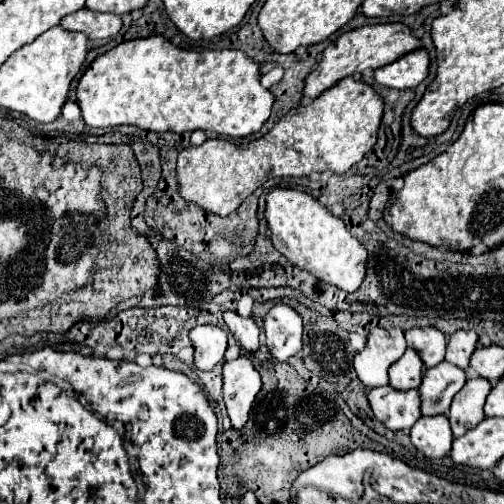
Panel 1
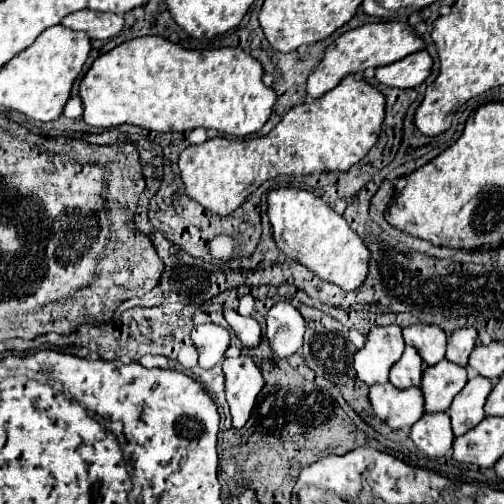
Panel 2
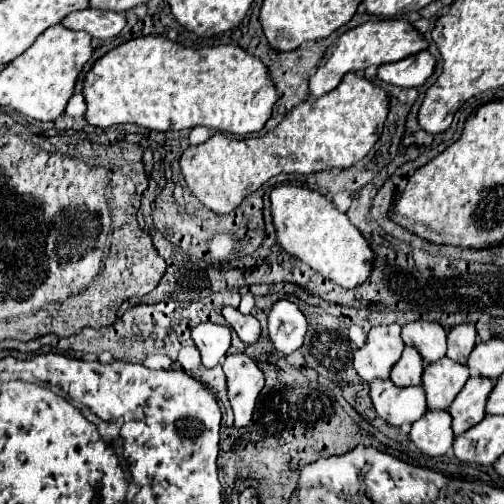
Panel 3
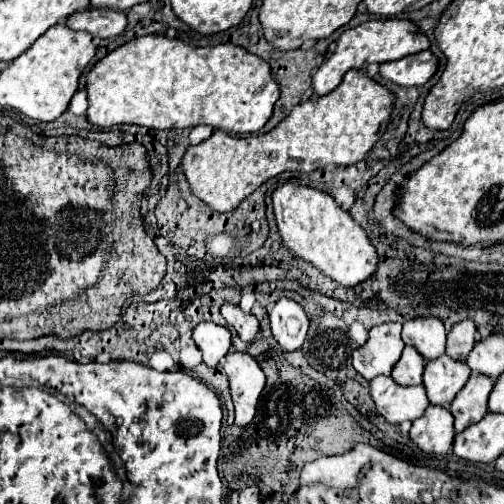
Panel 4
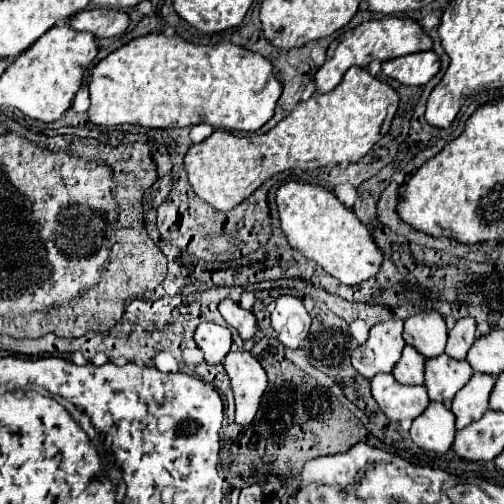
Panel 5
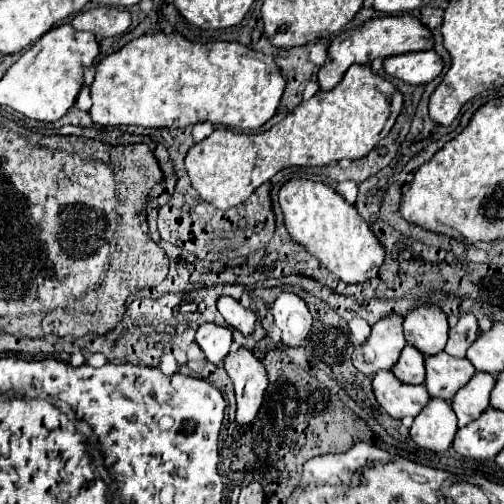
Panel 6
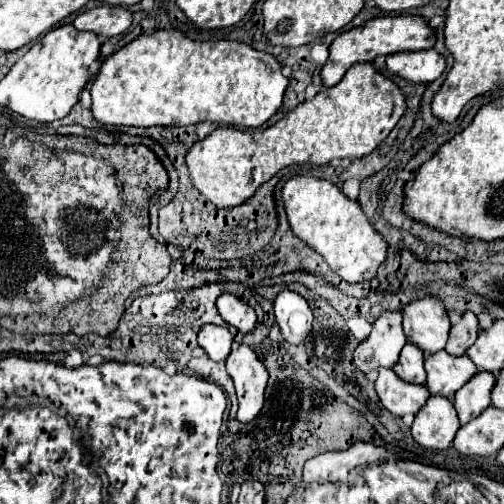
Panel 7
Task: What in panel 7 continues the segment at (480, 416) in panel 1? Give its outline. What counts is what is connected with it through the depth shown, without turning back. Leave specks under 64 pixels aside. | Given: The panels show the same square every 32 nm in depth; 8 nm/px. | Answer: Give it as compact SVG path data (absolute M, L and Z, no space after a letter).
M476 372L460 392L454 396L454 406L460 418L460 424L468 424L472 418L480 416L482 410L490 406L490 392L494 388L494 376L490 372Z

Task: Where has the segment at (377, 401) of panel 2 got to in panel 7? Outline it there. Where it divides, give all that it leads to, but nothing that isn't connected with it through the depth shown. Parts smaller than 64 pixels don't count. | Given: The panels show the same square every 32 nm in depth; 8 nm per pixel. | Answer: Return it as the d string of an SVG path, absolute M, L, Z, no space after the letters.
M380 368L376 392L382 404L396 416L404 416L408 412L416 414L430 396L426 384L408 384L400 380L392 368Z

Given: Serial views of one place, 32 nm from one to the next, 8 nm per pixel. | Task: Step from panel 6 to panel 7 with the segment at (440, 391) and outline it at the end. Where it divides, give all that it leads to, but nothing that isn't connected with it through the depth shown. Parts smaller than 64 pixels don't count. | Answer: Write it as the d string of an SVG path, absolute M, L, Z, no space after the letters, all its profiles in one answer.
M440 350L426 358L426 386L432 394L452 398L454 392L476 374L476 370L478 368L468 356L450 356L446 350Z

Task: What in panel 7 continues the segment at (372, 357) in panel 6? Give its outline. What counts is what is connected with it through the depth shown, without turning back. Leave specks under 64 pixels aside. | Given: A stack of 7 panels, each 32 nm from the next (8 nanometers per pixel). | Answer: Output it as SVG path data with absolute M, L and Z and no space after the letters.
M384 310L370 336L358 344L354 352L354 362L362 372L392 368L404 348L406 338L402 332L402 314L398 310Z

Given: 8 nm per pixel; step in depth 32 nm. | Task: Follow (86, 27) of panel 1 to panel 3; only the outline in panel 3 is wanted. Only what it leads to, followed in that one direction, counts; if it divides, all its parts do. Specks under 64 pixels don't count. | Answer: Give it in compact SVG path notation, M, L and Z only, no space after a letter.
M86 8L86 10L72 12L70 16L64 18L62 24L70 30L84 30L92 38L108 40L108 38L114 38L122 32L122 28L126 26L126 16L118 14L118 12L104 12L104 10Z

